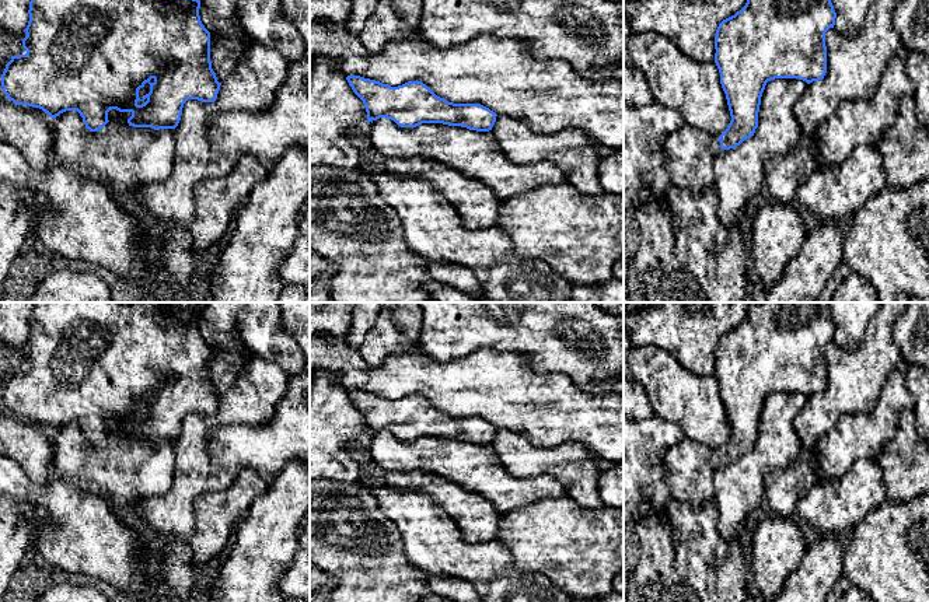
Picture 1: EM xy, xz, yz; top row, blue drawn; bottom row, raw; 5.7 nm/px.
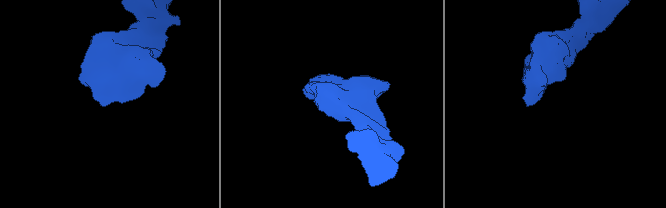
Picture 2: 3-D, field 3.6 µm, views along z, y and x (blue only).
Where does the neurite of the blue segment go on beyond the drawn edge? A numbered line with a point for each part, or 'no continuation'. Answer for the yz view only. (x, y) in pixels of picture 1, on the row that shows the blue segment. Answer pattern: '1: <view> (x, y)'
1: yz (690, 153)

